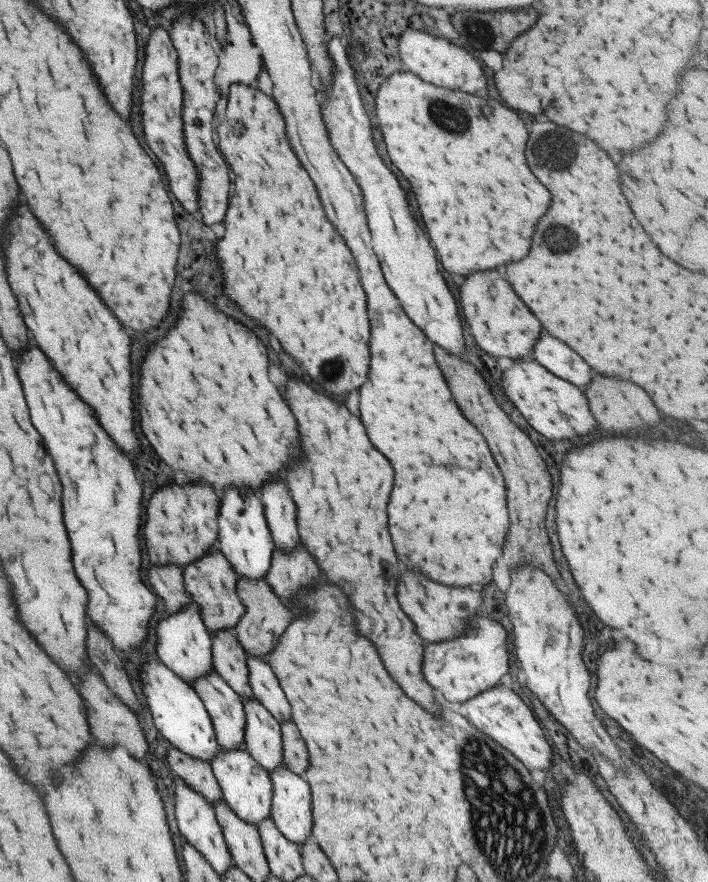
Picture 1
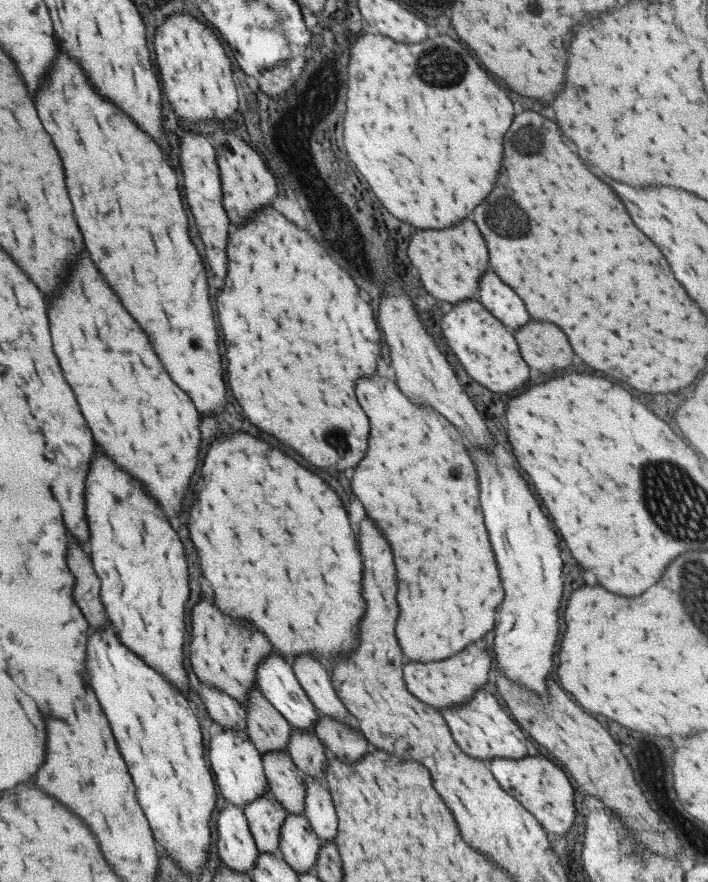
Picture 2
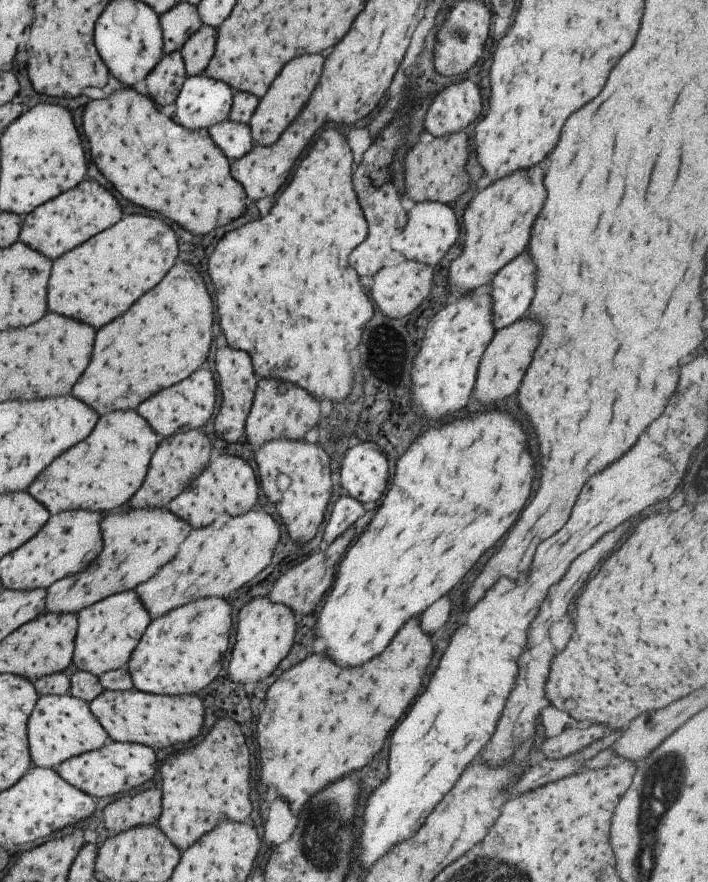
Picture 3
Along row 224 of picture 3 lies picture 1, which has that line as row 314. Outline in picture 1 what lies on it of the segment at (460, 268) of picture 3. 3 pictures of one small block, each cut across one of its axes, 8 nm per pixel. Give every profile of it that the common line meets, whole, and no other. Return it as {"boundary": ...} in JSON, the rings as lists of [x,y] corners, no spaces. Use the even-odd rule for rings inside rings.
{"boundary":[[[485,270],[465,276],[463,284],[459,286],[459,304],[475,344],[485,350],[489,356],[495,359],[506,356],[512,361],[517,358],[531,359],[529,356],[531,356],[533,340],[539,336],[541,326],[495,270]]]}

